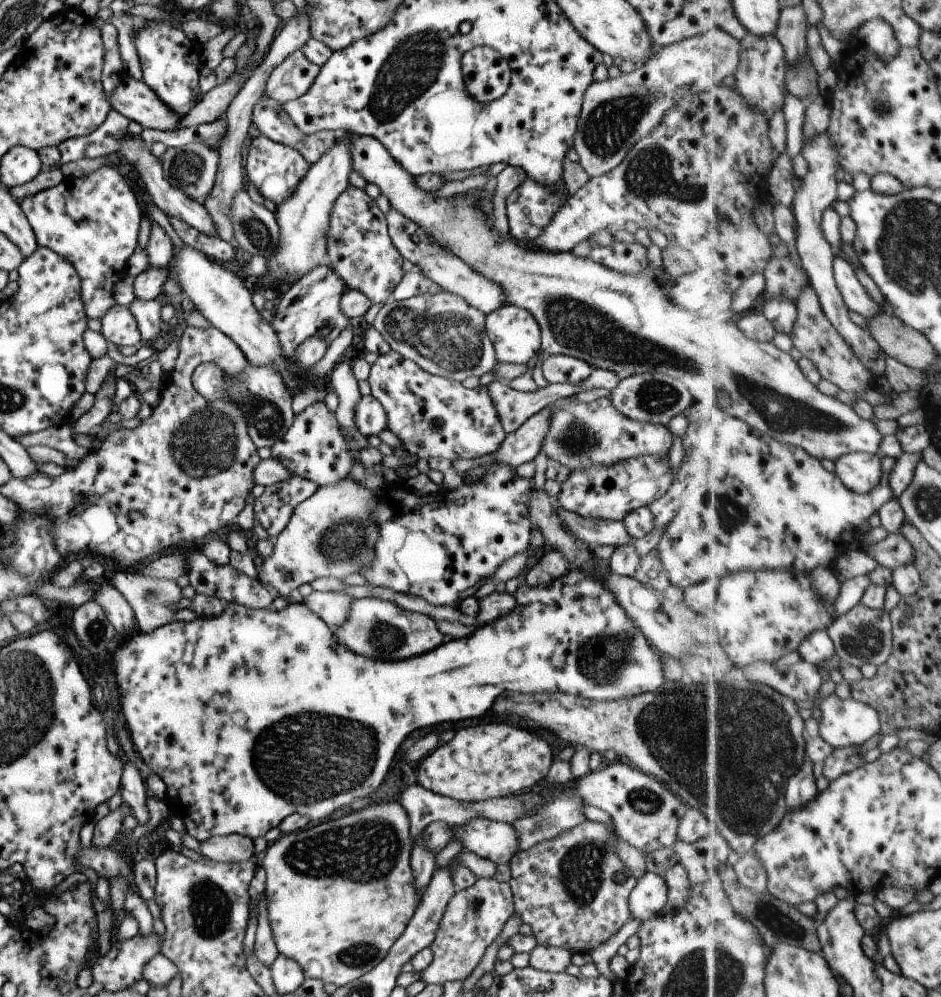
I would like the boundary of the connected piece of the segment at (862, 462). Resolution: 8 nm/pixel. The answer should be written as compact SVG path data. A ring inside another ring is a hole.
M855 452L843 456L835 465L846 486L860 494L868 494L882 484L884 478L882 460L884 460L882 454Z

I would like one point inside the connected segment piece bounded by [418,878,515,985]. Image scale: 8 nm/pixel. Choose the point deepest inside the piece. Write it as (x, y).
(473, 919)

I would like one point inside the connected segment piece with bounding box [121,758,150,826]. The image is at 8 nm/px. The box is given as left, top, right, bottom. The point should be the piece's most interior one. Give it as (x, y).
(134, 792)

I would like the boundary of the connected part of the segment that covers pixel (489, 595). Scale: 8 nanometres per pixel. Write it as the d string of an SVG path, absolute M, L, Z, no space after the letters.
M485 588L475 594L479 606L476 620L483 624L496 622L500 616L510 614L516 608L516 598L511 592L497 592L492 588Z

